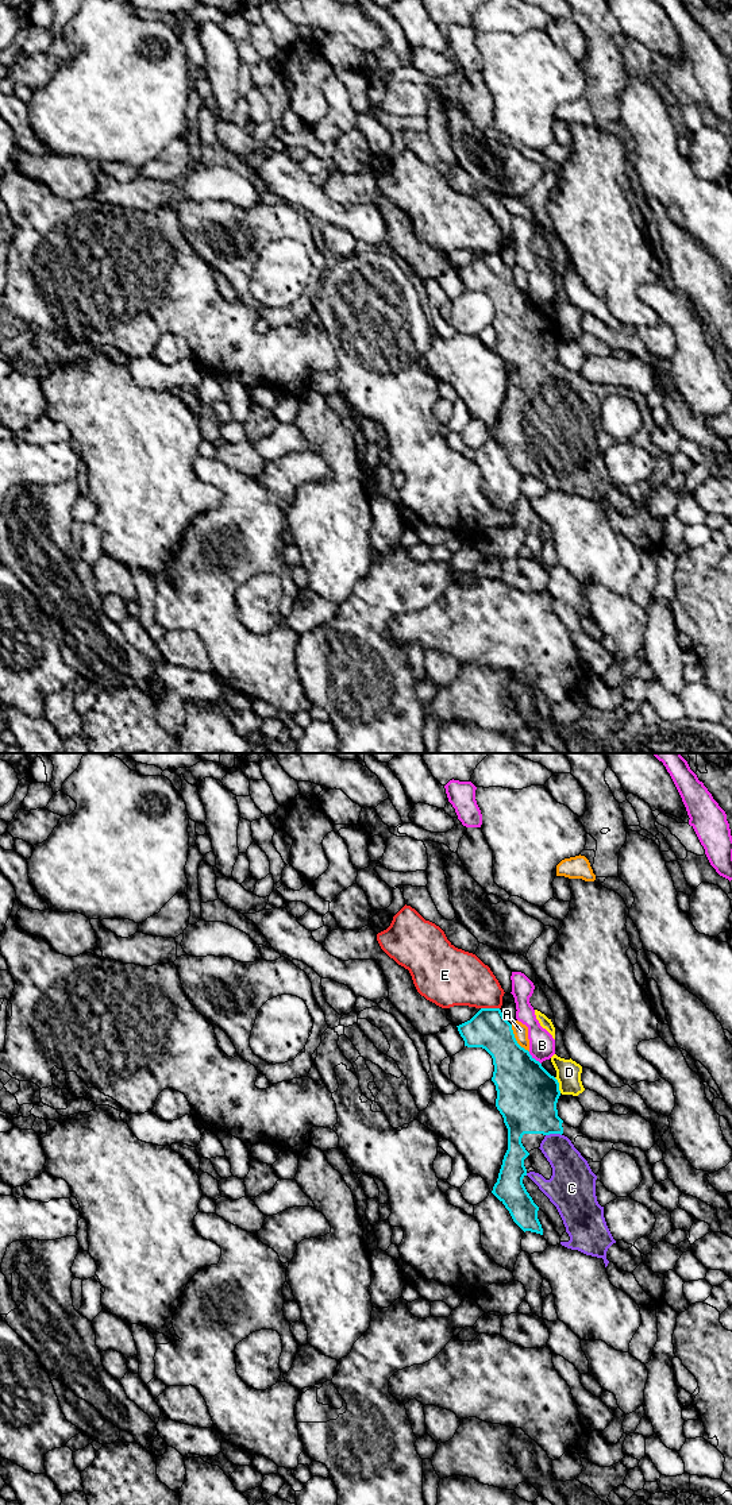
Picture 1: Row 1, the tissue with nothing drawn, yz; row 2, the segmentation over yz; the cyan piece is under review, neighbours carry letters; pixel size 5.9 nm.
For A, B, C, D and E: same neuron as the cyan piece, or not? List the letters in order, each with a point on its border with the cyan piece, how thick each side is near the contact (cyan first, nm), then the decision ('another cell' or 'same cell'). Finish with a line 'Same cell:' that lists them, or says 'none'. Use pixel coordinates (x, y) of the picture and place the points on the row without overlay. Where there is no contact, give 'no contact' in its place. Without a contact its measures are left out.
A: contact yz (515, 284); calibres 300 and 90 nm; another cell
B: contact yz (534, 303); calibres 360 and 160 nm; another cell
C: contact yz (553, 377); calibres 360 and 220 nm; same cell
D: contact yz (558, 330); calibres 360 and 140 nm; another cell
E: contact yz (490, 253); calibres 240 and 320 nm; another cell
Same cell: C

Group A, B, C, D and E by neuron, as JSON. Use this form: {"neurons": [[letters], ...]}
{"neurons": [["A"], ["B"], ["C"], ["D"], ["E"]]}

